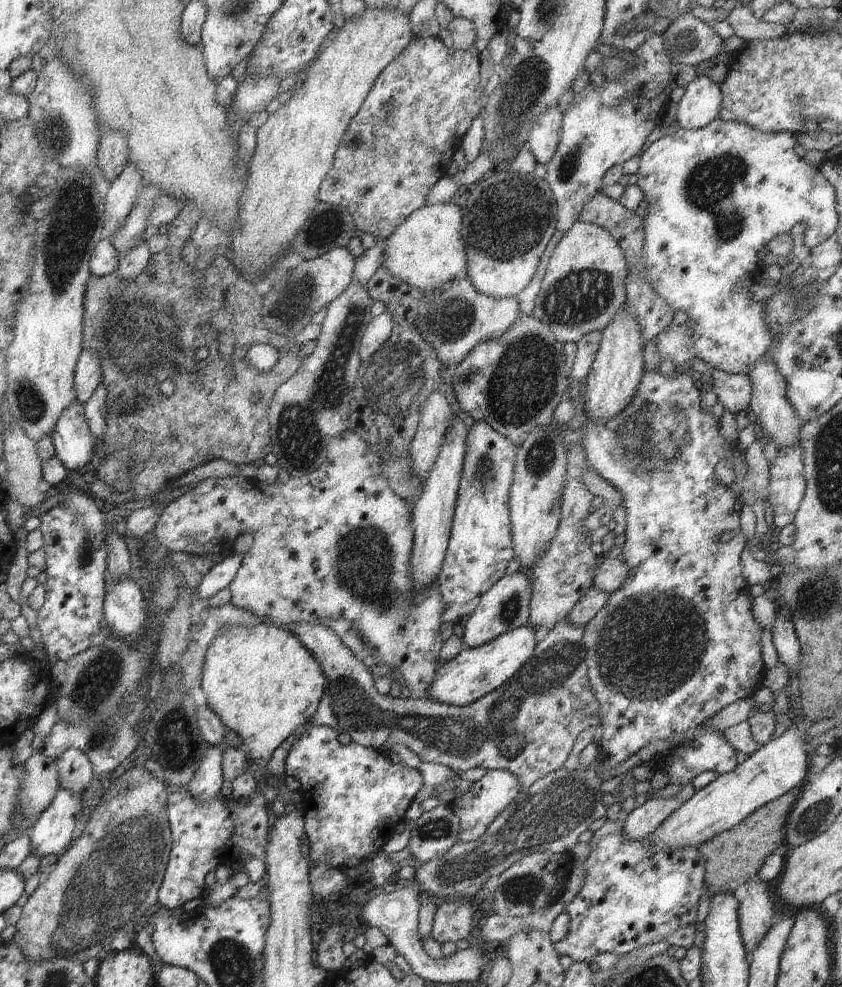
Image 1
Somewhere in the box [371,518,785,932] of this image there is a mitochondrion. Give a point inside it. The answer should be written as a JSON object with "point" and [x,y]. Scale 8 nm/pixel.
{"point":[552,814]}

